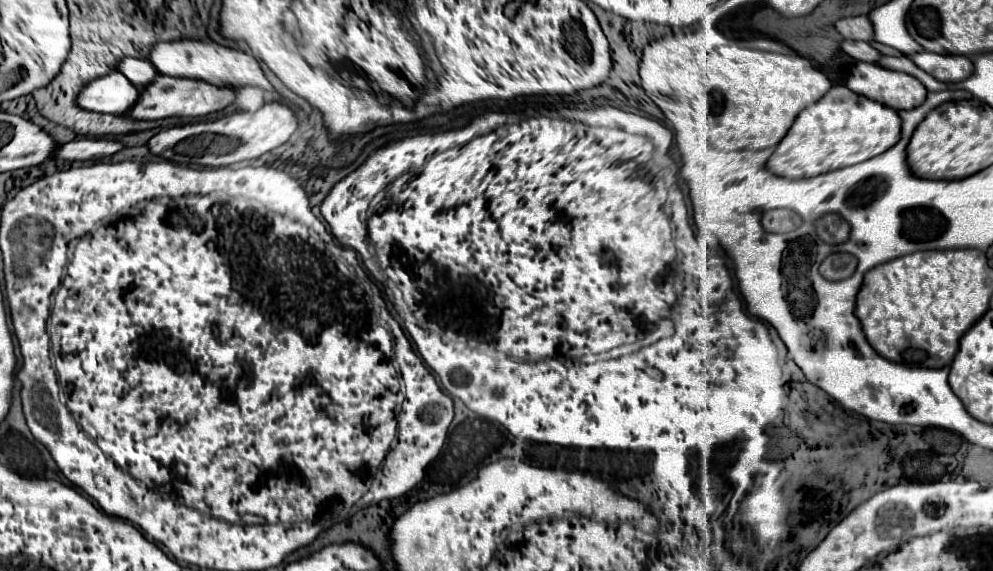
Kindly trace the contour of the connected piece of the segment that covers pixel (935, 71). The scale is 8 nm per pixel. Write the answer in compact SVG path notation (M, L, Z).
M916 53L910 57L922 71L930 73L934 79L944 83L964 81L972 73L972 61L964 55L936 55L936 53Z

